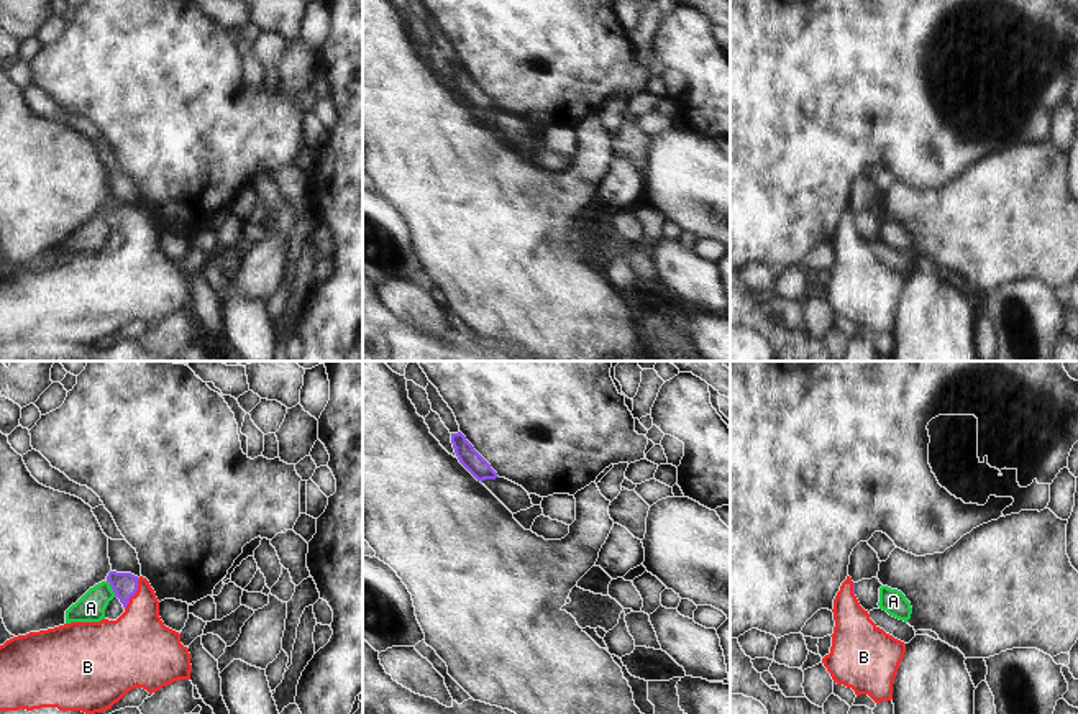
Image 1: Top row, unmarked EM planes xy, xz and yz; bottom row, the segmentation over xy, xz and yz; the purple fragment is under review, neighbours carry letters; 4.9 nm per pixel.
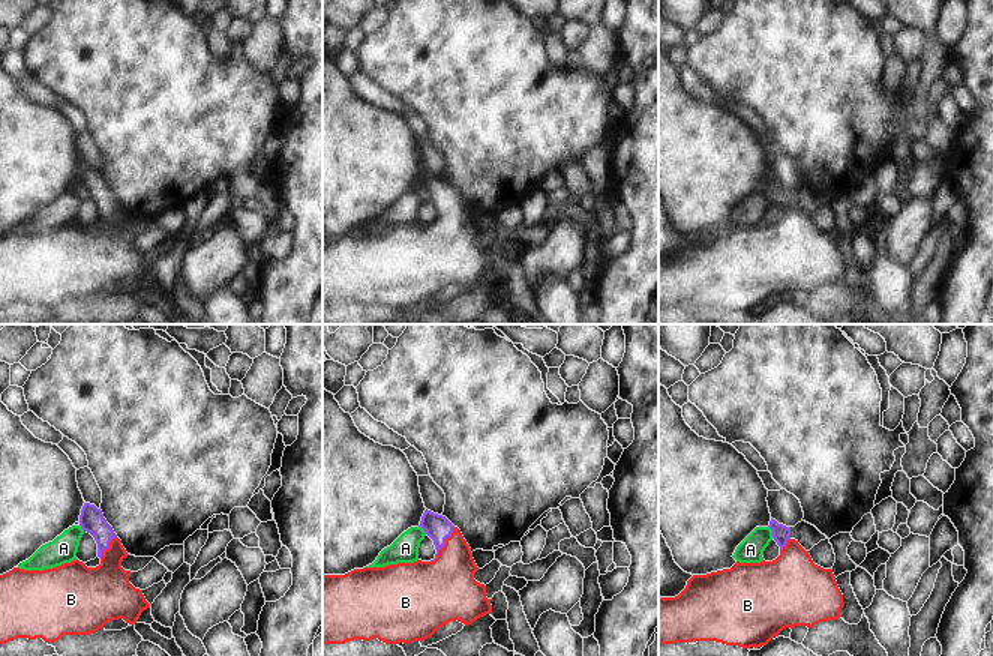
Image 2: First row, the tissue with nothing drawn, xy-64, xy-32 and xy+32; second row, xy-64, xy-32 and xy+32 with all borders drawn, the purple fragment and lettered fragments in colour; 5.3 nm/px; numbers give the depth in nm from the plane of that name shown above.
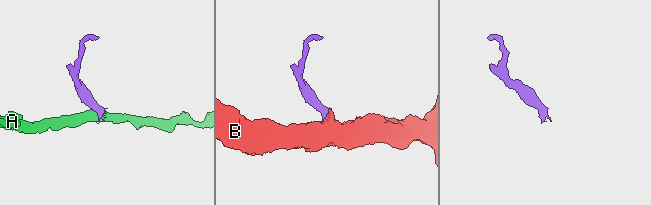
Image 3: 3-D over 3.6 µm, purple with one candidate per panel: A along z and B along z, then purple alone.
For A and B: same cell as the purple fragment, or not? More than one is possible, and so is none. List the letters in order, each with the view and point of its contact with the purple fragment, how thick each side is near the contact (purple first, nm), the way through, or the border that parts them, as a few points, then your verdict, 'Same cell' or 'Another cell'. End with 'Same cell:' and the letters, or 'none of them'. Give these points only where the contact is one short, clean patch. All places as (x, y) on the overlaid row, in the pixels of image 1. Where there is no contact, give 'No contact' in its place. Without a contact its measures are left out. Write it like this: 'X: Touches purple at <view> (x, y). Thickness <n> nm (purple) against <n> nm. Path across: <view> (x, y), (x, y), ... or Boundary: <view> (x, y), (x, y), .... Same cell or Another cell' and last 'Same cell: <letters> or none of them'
A: Touches purple at xy (112, 588). Thickness 130 nm (purple) against 140 nm. Boundary: xy (107, 580), (115, 596). Another cell
B: Touches purple at xy (135, 593). Thickness 130 nm (purple) against 320 nm. Path across: xy (125, 585), (135, 593), (138, 644). Same cell
Same cell: B

